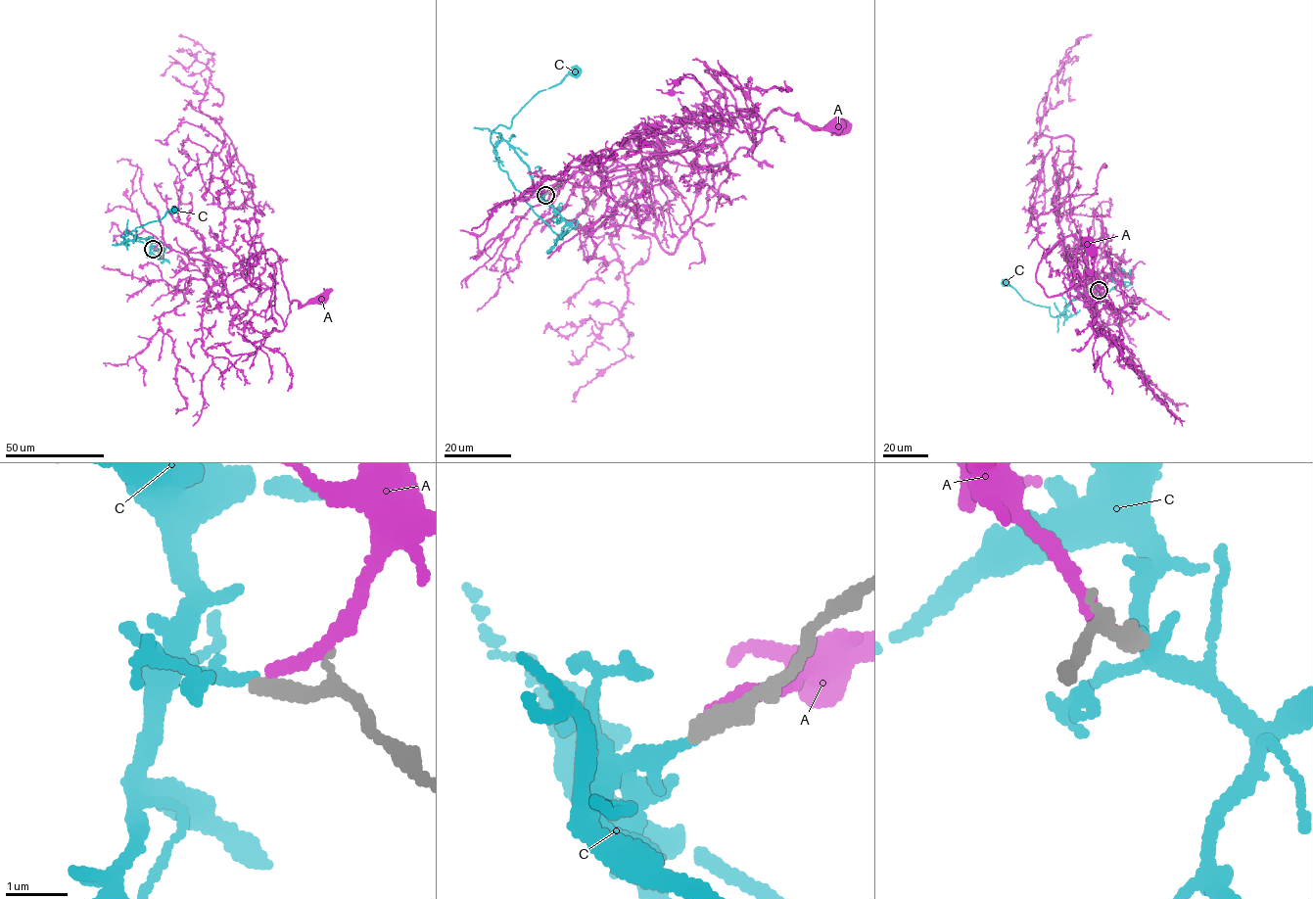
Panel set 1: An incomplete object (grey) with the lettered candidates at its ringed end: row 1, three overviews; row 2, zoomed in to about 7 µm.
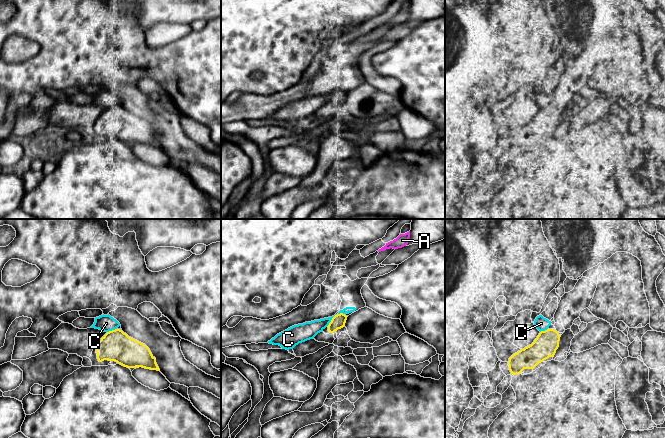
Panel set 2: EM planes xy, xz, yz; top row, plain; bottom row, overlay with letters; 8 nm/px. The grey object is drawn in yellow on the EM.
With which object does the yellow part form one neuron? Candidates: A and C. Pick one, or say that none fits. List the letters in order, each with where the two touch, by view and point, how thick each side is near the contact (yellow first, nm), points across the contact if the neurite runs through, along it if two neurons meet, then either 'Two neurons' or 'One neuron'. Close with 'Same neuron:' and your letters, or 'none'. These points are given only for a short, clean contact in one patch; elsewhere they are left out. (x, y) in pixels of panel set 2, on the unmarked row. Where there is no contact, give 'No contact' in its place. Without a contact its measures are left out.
A: No contact. Two neurons
C: Touches yellow at xz (331, 96). Thickness 110 nm (yellow) against 140 nm. Two neurons
Same neuron: none

